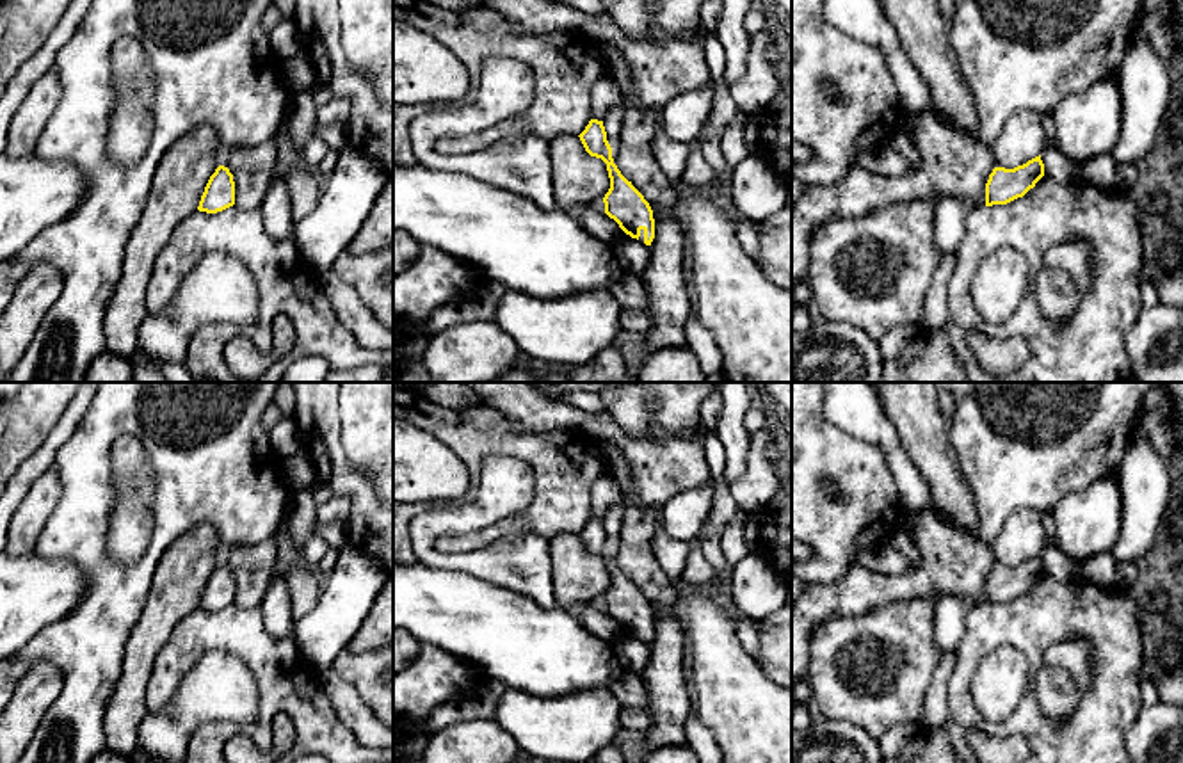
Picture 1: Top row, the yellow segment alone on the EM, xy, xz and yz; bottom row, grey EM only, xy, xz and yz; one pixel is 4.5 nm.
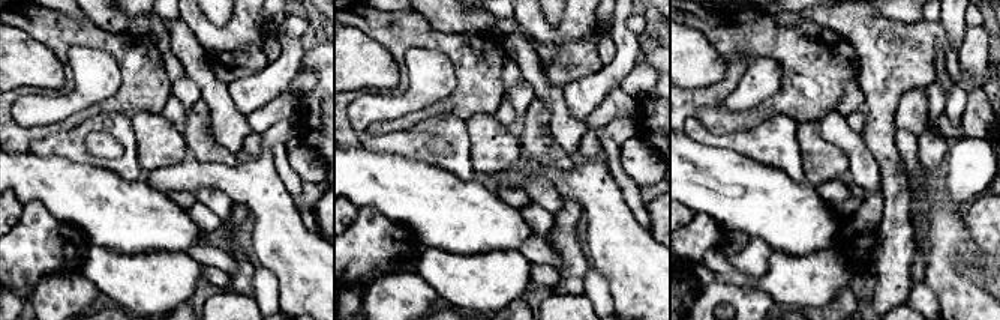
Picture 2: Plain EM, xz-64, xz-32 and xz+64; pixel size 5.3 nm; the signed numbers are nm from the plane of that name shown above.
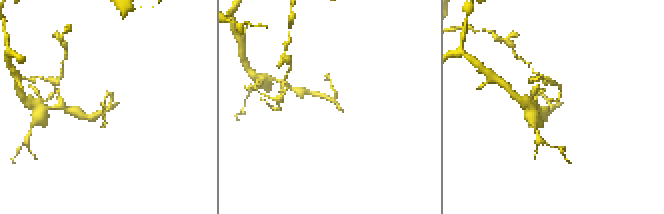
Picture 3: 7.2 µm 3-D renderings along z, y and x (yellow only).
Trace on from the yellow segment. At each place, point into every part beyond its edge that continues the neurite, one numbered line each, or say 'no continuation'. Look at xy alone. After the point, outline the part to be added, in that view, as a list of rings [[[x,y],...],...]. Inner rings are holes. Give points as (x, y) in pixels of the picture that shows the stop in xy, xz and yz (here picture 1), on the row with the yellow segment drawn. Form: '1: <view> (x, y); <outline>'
no continuation

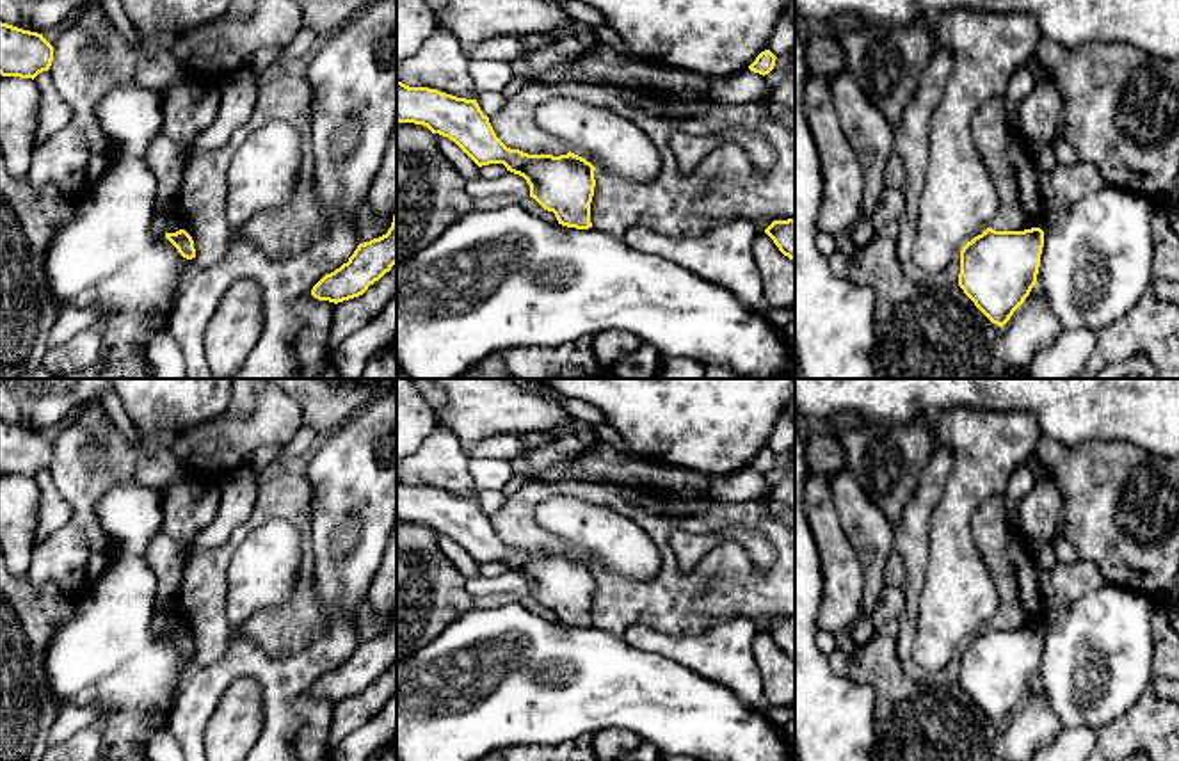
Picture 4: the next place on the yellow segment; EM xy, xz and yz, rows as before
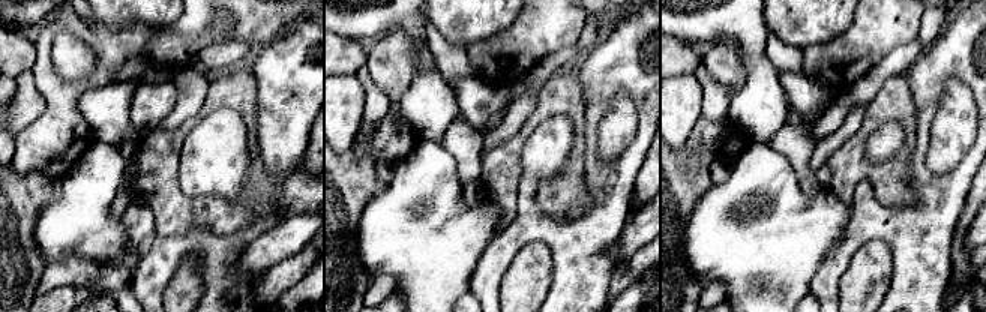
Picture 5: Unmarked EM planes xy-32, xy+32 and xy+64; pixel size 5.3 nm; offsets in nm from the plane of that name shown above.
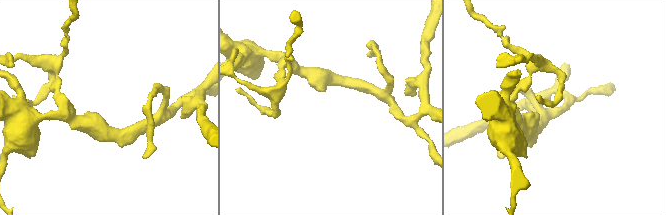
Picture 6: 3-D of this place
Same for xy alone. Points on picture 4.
no continuation

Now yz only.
no continuation

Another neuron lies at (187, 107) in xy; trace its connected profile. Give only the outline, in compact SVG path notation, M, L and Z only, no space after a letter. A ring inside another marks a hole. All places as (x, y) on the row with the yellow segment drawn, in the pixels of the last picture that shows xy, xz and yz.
M187 78L160 89L160 92L164 133L190 149L219 114L222 103L219 89Z

